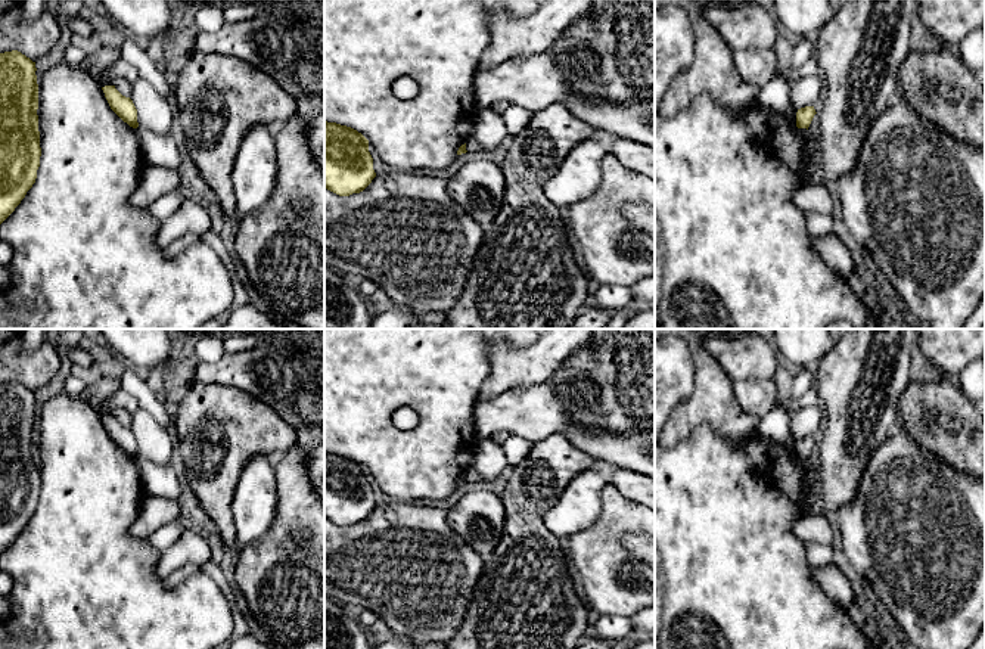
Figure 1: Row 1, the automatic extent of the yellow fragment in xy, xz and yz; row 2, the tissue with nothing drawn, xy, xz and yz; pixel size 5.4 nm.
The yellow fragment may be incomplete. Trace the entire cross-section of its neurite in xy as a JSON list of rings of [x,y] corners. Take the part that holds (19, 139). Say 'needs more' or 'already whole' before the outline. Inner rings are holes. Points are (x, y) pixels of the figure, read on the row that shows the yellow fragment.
already whole; [[[18,50],[0,53],[0,224],[32,187],[40,167],[35,62]]]

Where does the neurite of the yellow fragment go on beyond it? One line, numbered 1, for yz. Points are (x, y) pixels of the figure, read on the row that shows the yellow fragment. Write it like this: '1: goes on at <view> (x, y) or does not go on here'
1: does not go on here

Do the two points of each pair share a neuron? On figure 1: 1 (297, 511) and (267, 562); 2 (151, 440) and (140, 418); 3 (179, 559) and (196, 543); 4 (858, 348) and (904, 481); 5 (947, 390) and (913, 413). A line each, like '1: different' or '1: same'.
1: same
2: same
3: same
4: different
5: same

